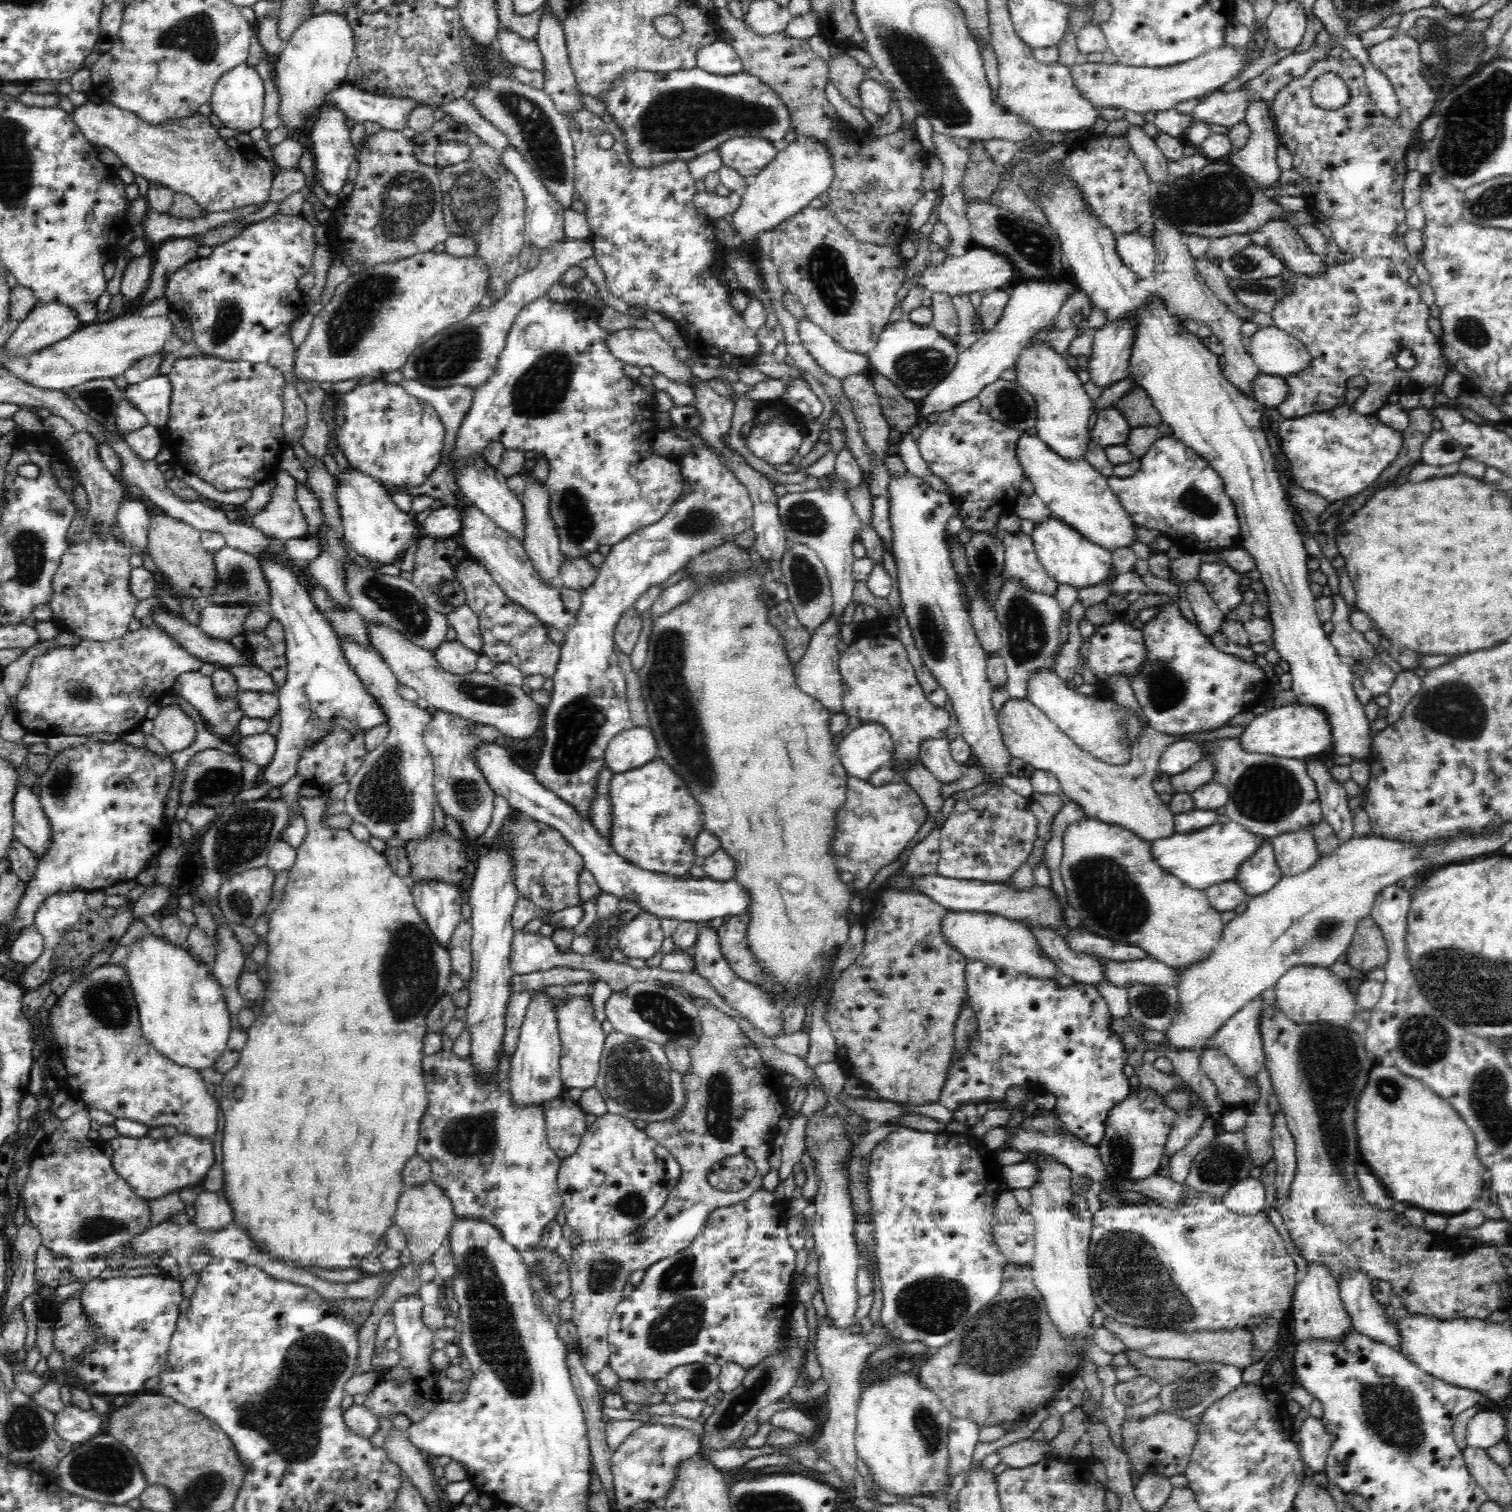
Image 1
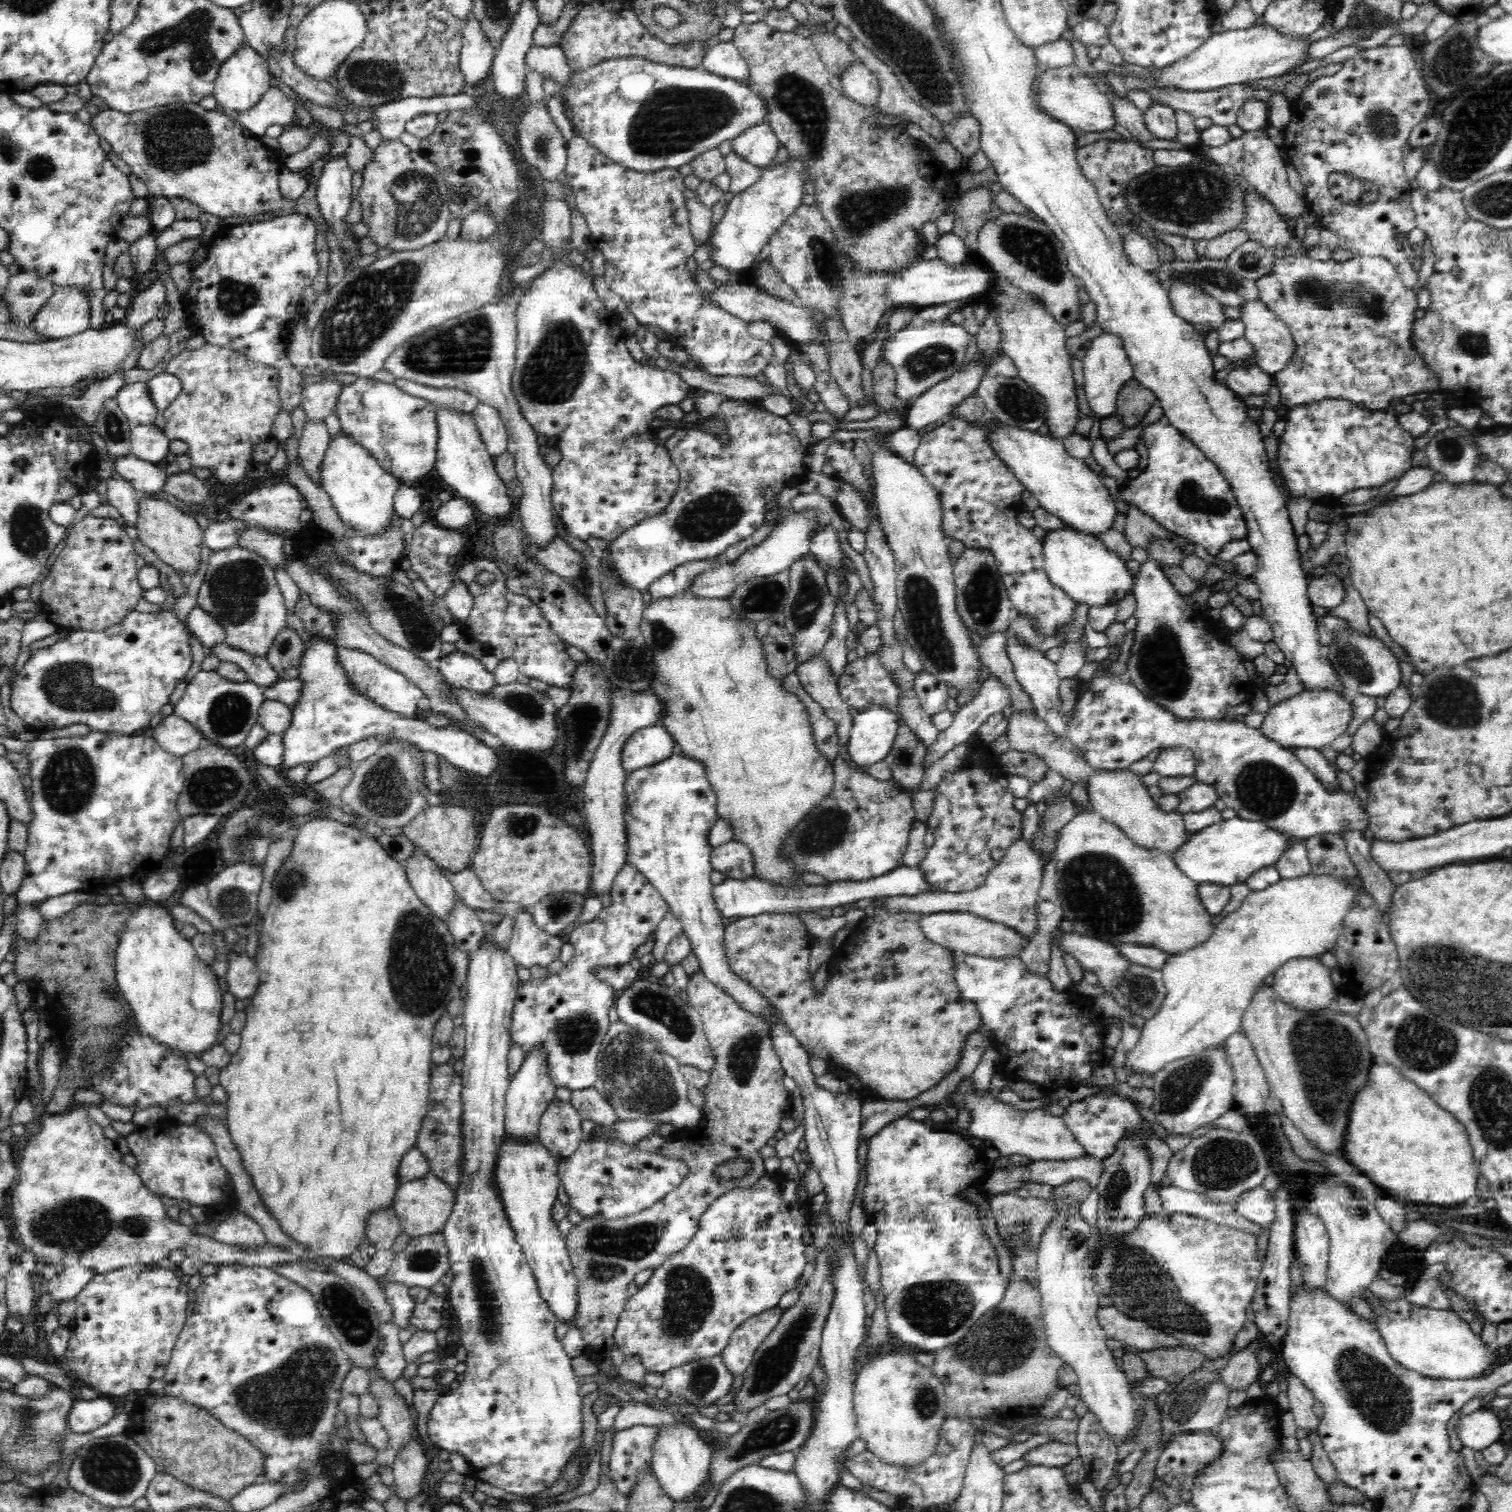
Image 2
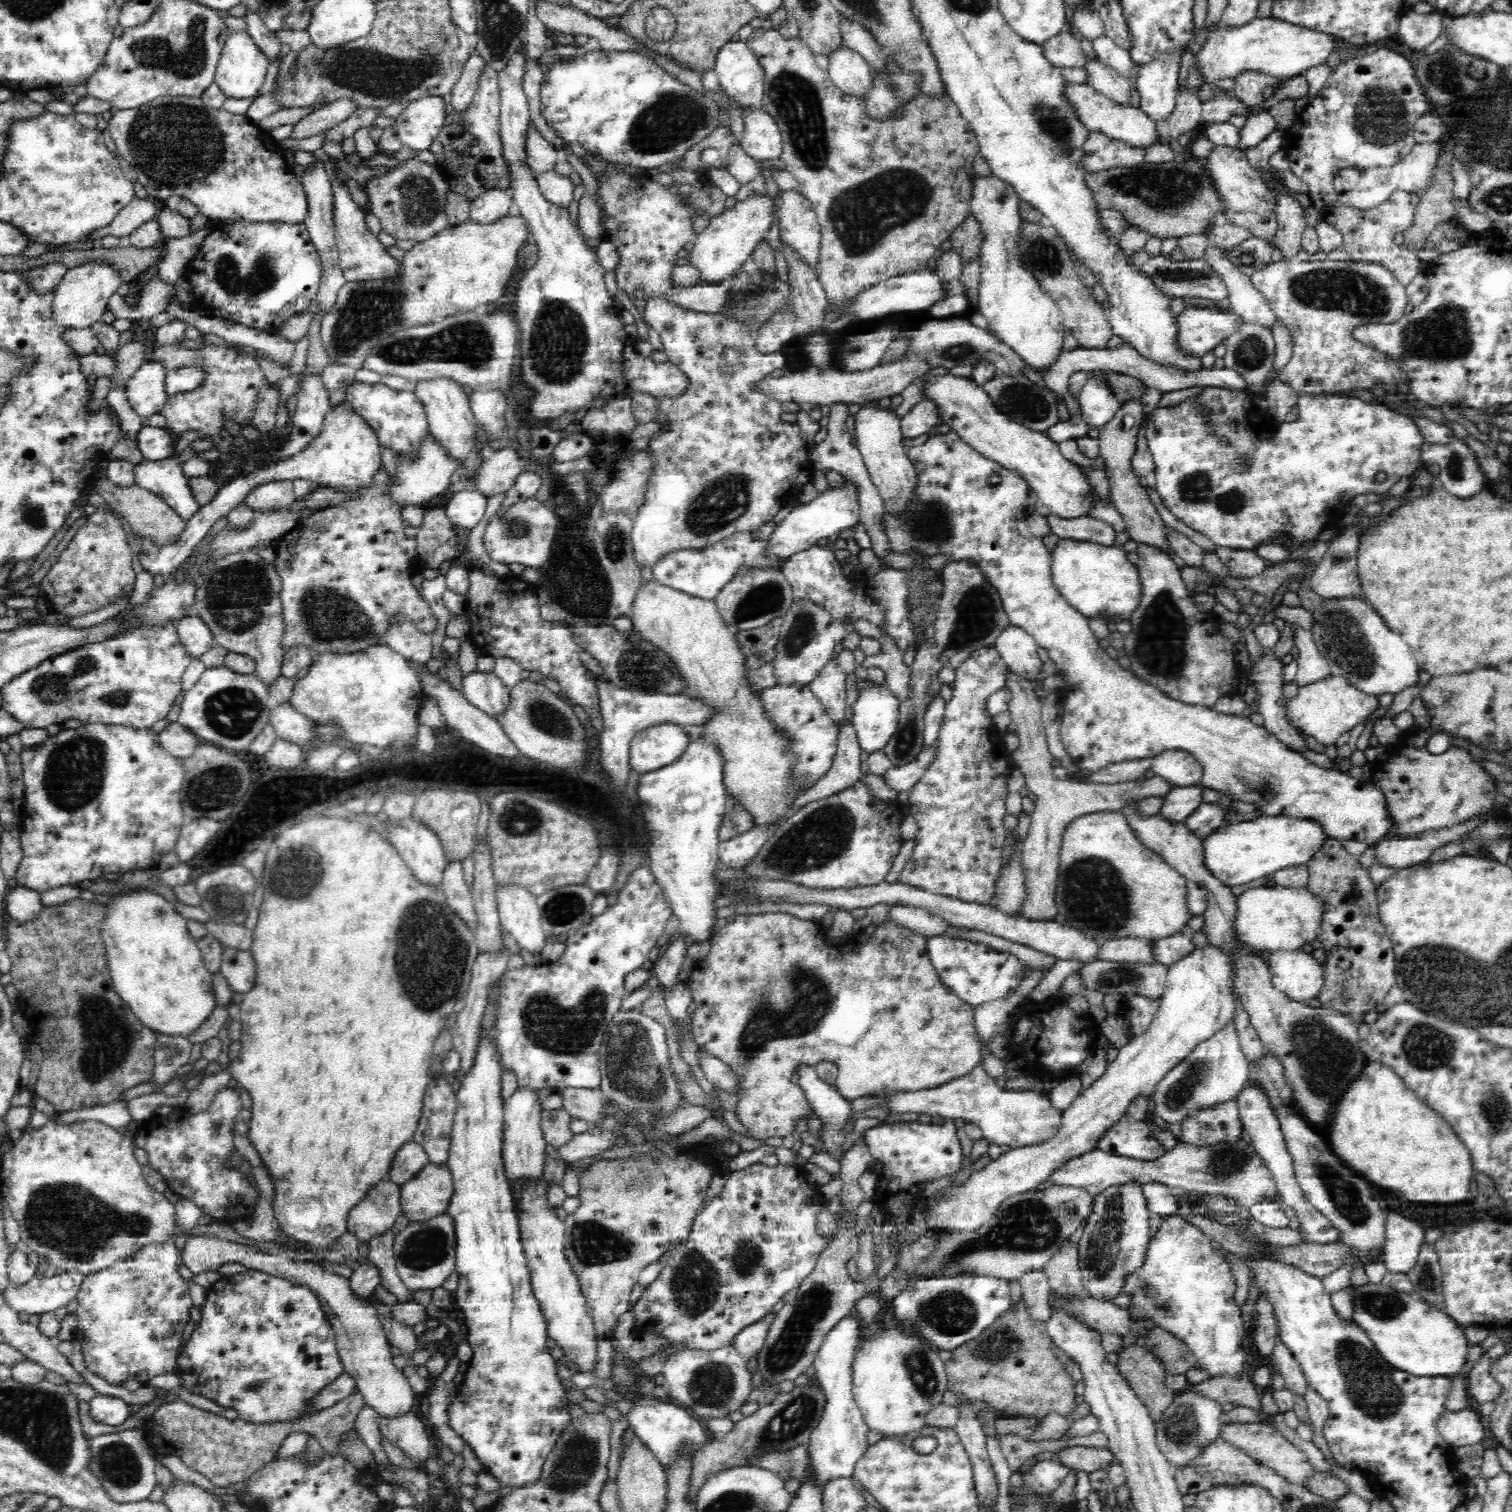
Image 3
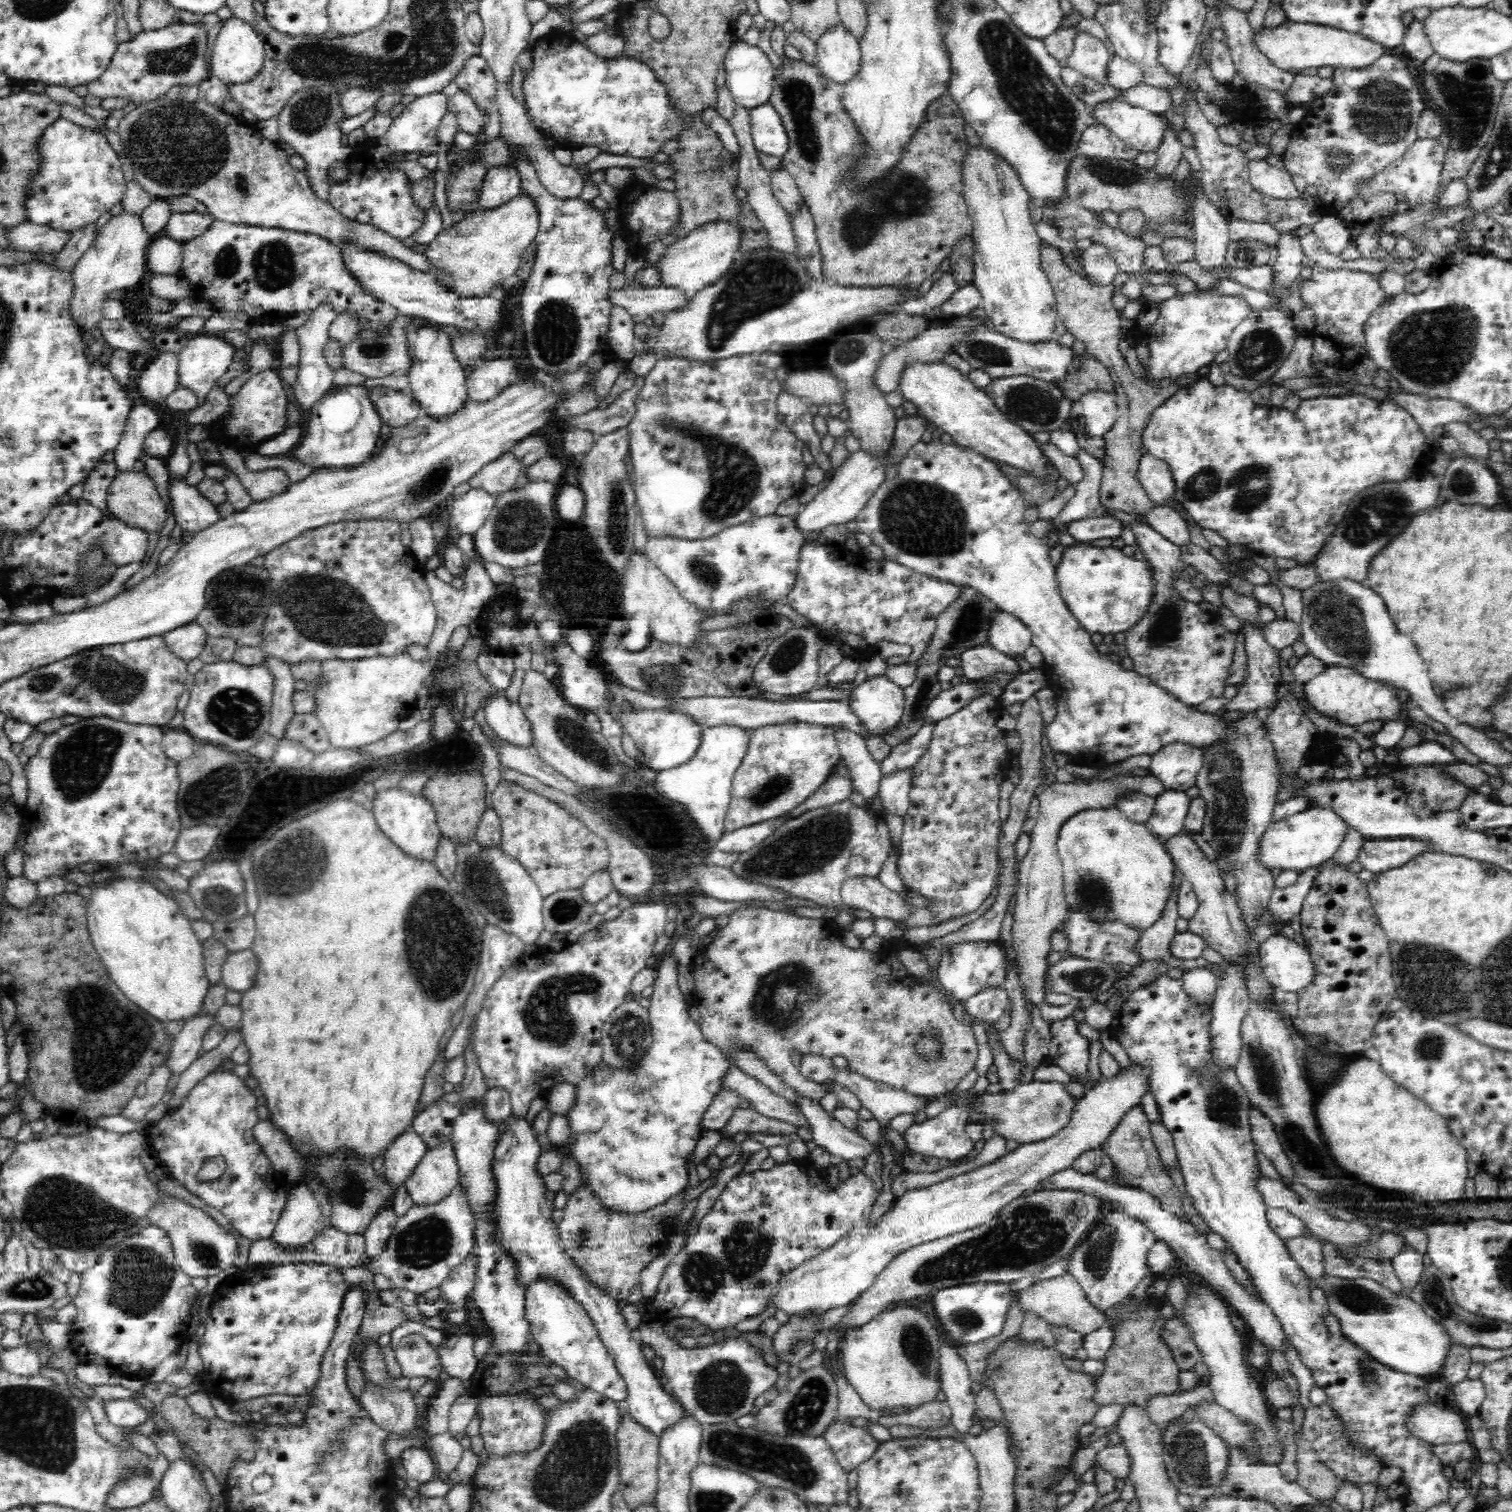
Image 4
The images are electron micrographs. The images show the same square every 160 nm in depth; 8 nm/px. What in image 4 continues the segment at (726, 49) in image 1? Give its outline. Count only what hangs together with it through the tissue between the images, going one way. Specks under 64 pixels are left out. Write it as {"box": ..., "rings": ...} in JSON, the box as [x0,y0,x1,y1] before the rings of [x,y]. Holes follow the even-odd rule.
{"box":[722,41,774,109],"rings":[[[741,41],[733,43],[722,65],[725,86],[737,105],[753,109],[768,103],[774,84],[774,69],[758,46]]]}

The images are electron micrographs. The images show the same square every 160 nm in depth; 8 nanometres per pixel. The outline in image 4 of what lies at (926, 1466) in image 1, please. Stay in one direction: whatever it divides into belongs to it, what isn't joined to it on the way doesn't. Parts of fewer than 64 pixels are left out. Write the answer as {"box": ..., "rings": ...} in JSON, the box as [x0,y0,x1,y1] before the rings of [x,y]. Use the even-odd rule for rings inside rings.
{"box":[840,1308,941,1412],"rings":[[[896,1308],[892,1312],[878,1313],[870,1322],[860,1328],[843,1331],[844,1342],[840,1342],[840,1361],[848,1383],[856,1389],[856,1393],[871,1412],[900,1412],[900,1408],[920,1408],[919,1404],[927,1403],[941,1391],[940,1378],[940,1346],[941,1334],[932,1322],[914,1308]]]}

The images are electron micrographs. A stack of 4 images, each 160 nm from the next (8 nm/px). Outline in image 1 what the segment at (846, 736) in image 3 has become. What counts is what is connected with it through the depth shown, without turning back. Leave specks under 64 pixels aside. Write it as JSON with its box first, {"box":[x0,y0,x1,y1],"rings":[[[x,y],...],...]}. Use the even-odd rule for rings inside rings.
{"box":[794,612,843,716],"rings":[[[833,612],[828,614],[828,618],[822,622],[822,625],[816,626],[811,632],[811,639],[806,654],[795,663],[794,677],[802,692],[809,694],[812,698],[819,700],[831,712],[832,716],[843,712],[843,692],[841,675],[838,669],[840,652],[838,643],[840,642],[840,628],[837,616]]]}

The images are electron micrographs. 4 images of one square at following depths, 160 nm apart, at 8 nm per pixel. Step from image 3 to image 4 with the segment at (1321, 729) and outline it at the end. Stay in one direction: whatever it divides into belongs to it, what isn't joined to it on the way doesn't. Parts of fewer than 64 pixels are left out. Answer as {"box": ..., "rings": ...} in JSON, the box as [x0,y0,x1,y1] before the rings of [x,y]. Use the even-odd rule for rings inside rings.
{"box":[1303,667,1406,727],"rings":[[[1330,667],[1303,685],[1303,693],[1310,709],[1334,721],[1357,727],[1370,721],[1406,722],[1406,714],[1400,715],[1400,701],[1396,698],[1397,688],[1374,681],[1351,668]]]}

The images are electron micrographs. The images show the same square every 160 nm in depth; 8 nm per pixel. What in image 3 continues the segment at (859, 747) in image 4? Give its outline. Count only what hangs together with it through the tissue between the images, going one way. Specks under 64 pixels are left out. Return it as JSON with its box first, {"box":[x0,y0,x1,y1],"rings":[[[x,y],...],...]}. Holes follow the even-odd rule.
{"box":[808,658,847,725],"rings":[[[837,658],[830,661],[819,671],[817,677],[808,684],[812,692],[826,708],[831,720],[836,725],[842,724],[846,712],[846,680],[847,675],[839,668]]]}

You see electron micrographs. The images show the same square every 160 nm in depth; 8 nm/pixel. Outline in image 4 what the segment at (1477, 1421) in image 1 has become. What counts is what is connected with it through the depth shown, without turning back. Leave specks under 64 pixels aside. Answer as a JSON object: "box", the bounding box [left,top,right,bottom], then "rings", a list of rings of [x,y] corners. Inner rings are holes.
{"box":[1408,1402,1471,1446],"rings":[[[1428,1402],[1417,1407],[1408,1418],[1408,1429],[1412,1435],[1436,1446],[1471,1441],[1467,1419],[1452,1405],[1440,1409]]]}

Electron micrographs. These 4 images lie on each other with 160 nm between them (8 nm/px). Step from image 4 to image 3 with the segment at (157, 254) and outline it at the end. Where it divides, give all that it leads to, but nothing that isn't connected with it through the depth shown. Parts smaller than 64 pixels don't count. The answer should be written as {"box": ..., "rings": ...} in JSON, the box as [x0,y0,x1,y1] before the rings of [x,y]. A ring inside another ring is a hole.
{"box":[157,226,211,285],"rings":[[[204,226],[198,232],[180,238],[167,237],[163,240],[165,253],[157,262],[157,276],[160,277],[160,281],[172,285],[180,274],[188,271],[192,258],[209,232],[211,231]]]}

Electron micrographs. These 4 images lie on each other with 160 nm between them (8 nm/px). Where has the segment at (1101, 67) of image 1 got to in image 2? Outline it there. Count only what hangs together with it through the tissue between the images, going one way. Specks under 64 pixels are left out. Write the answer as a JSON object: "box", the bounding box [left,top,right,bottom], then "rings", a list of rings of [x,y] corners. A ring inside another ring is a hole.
{"box":[1139,26,1306,92],"rings":[[[1252,26],[1248,30],[1222,30],[1206,40],[1190,56],[1179,59],[1162,69],[1150,69],[1148,78],[1139,78],[1151,87],[1172,87],[1184,92],[1216,90],[1226,84],[1240,84],[1249,80],[1282,76],[1304,60],[1306,42],[1300,38],[1278,33],[1270,26]]]}

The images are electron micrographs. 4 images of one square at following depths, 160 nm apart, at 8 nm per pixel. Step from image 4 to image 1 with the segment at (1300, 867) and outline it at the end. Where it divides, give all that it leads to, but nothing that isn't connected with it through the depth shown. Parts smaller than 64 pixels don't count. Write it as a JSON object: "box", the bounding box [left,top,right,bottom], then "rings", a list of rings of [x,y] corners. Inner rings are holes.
{"box":[1150,821,1261,891],"rings":[[[1230,821],[1220,825],[1216,822],[1193,833],[1175,832],[1170,837],[1158,838],[1150,842],[1150,854],[1162,870],[1168,871],[1190,888],[1205,891],[1210,886],[1233,881],[1241,863],[1256,852],[1261,839],[1240,823]]]}

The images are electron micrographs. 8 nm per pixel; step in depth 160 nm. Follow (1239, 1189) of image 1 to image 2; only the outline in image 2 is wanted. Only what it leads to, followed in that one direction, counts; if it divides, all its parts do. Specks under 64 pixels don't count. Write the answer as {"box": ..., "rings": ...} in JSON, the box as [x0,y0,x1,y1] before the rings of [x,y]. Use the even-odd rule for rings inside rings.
{"box":[1234,1185,1274,1225],"rings":[[[1261,1185],[1250,1190],[1244,1190],[1234,1202],[1236,1211],[1248,1221],[1260,1225],[1270,1225],[1274,1220],[1273,1193],[1266,1191]]]}

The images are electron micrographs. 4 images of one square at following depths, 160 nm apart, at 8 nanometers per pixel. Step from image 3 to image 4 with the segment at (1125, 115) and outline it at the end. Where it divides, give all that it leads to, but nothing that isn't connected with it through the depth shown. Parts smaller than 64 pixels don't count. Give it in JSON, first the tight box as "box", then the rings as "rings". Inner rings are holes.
{"box":[1089,98,1164,152],"rings":[[[1119,98],[1099,102],[1089,110],[1094,122],[1112,131],[1124,144],[1142,152],[1157,150],[1164,135],[1159,115]]]}

